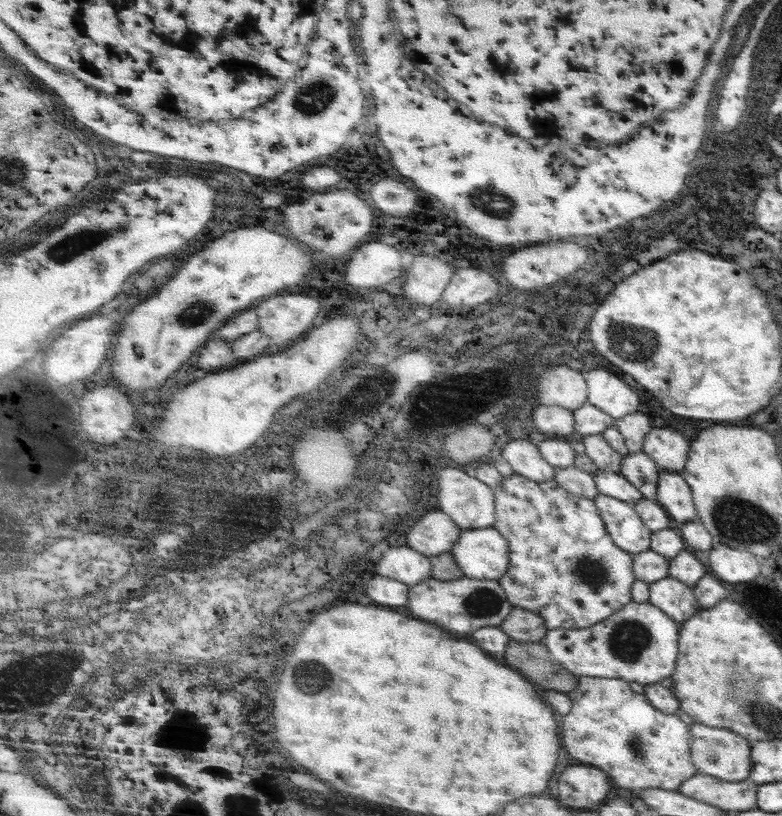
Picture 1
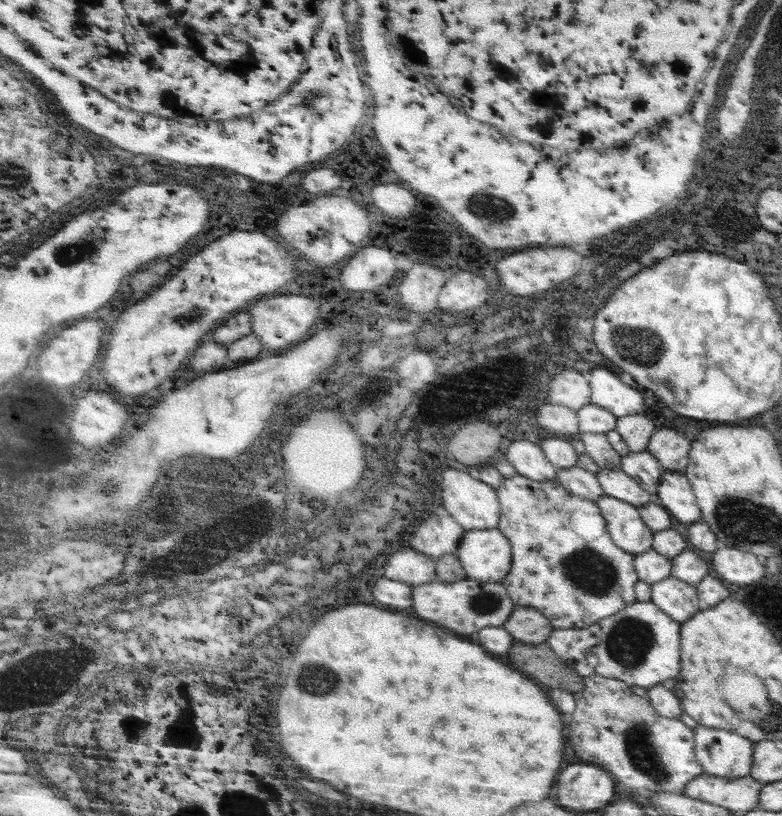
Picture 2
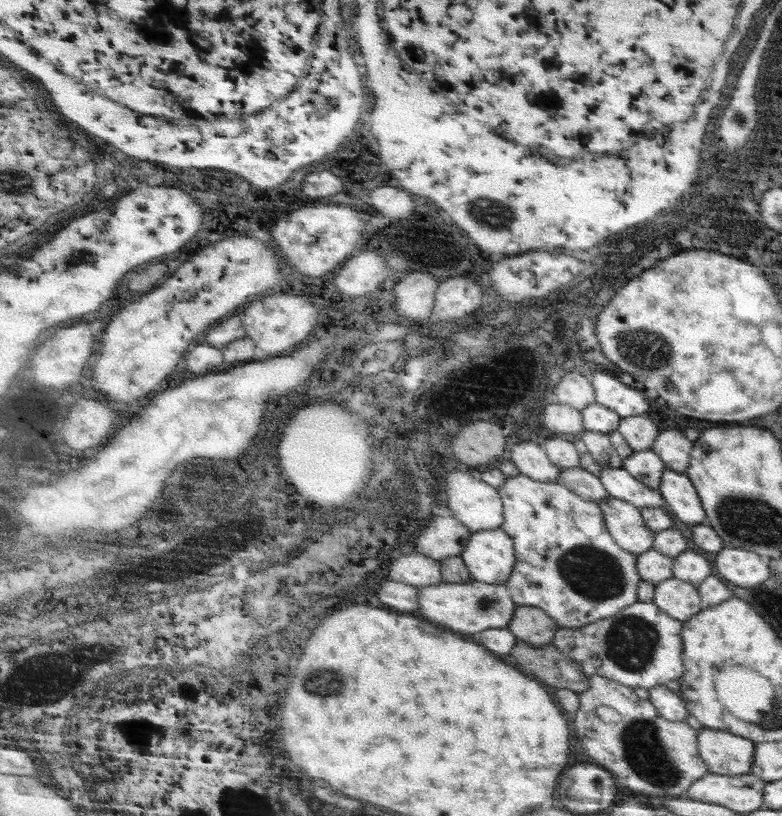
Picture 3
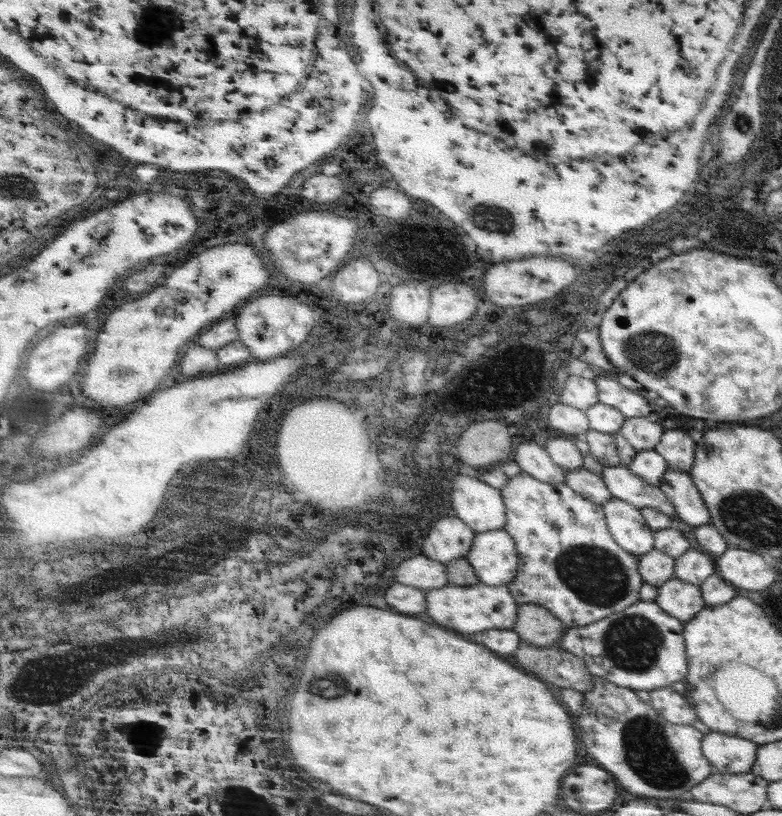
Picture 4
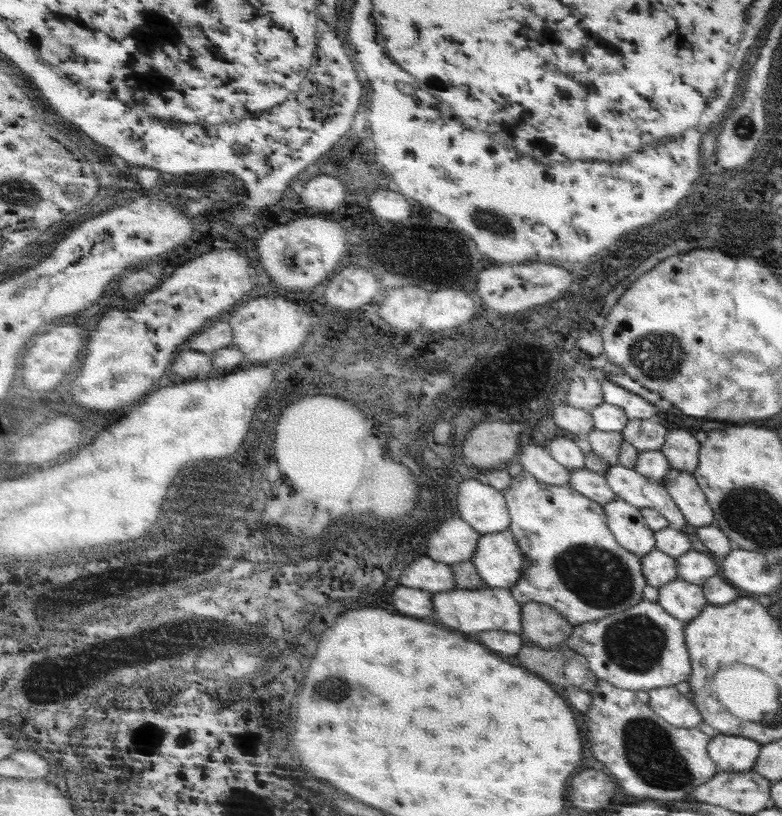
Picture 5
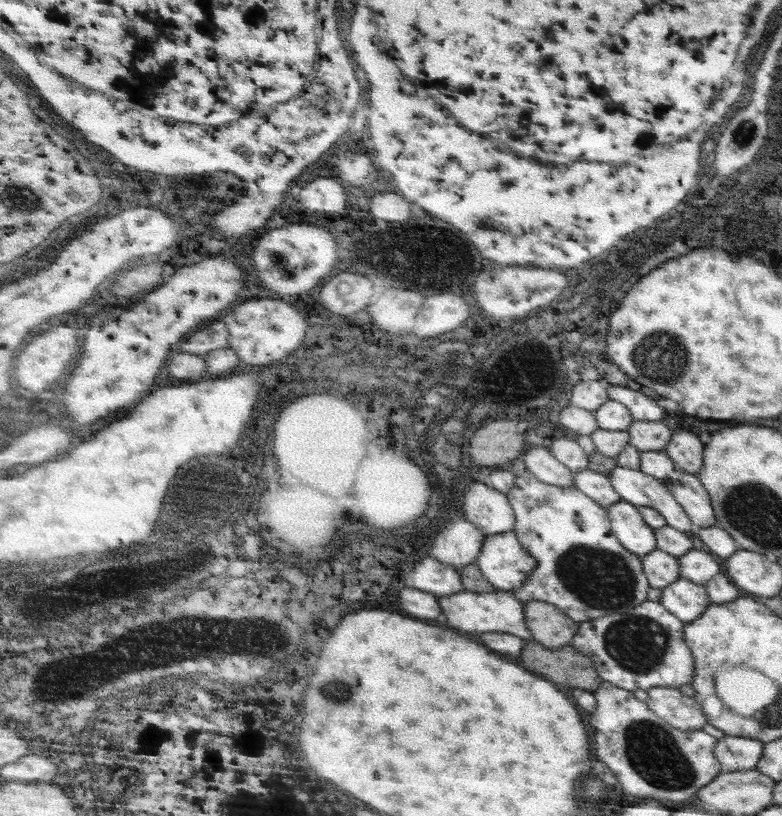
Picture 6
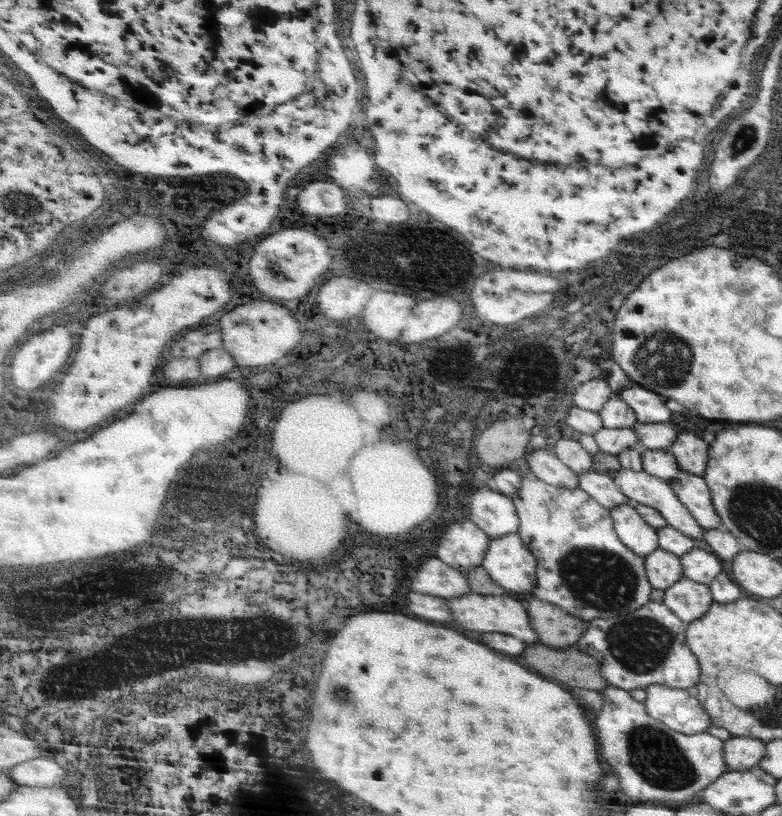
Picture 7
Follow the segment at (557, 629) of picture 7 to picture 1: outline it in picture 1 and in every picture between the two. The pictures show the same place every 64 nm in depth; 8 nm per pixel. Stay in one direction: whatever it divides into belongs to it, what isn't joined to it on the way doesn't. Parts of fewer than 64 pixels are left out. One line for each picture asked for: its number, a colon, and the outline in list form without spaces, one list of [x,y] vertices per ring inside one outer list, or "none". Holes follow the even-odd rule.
1: [[[513,608],[513,612],[509,614],[509,618],[501,628],[511,636],[513,642],[521,642],[521,644],[531,644],[531,642],[541,644],[549,634],[549,626],[545,618],[525,608]]]
2: [[[517,606],[511,620],[505,624],[505,630],[511,632],[517,642],[547,644],[551,638],[551,632],[555,632],[557,628],[537,608]]]
3: [[[519,606],[509,630],[523,642],[533,646],[549,646],[555,642],[561,626],[553,616],[533,606]]]
4: [[[525,604],[519,608],[519,620],[515,632],[523,642],[531,642],[539,648],[559,646],[567,626],[561,618],[557,618],[549,608],[537,604]]]
5: [[[525,604],[521,608],[521,616],[525,616],[521,618],[521,624],[525,624],[523,638],[533,640],[541,648],[557,650],[573,634],[573,626],[561,616],[561,612],[549,608],[547,604]]]
6: [[[533,600],[525,606],[525,614],[527,614],[527,624],[535,636],[533,642],[545,646],[547,650],[559,650],[563,646],[569,646],[573,642],[573,636],[579,632],[579,622],[573,622],[565,612],[561,612],[561,608],[553,604]]]

